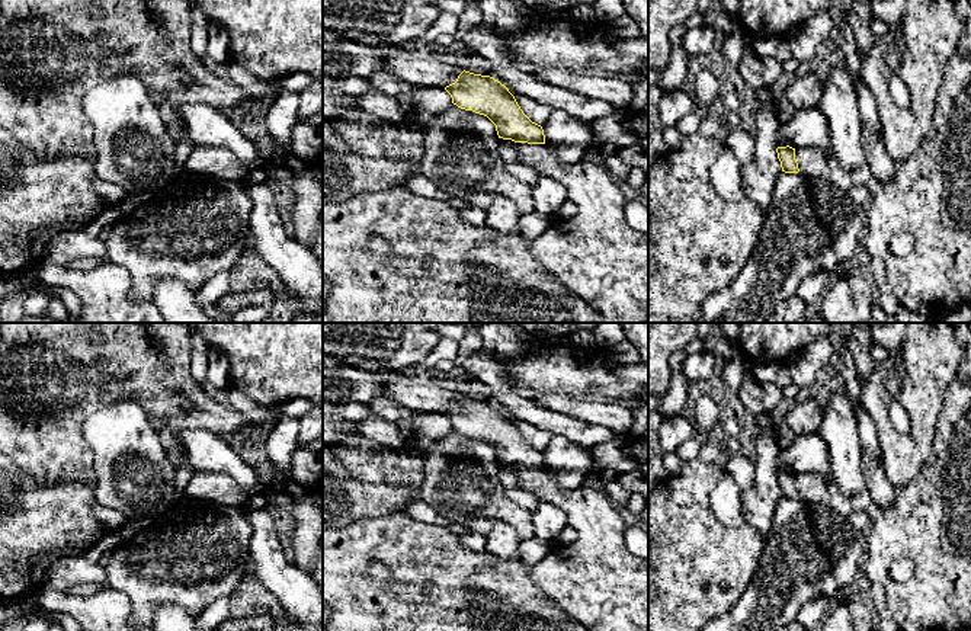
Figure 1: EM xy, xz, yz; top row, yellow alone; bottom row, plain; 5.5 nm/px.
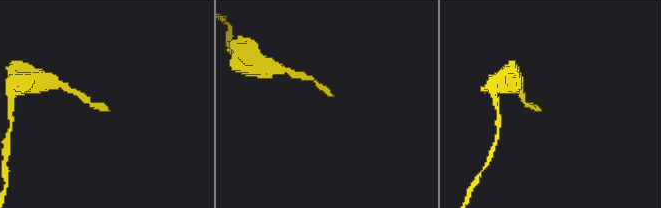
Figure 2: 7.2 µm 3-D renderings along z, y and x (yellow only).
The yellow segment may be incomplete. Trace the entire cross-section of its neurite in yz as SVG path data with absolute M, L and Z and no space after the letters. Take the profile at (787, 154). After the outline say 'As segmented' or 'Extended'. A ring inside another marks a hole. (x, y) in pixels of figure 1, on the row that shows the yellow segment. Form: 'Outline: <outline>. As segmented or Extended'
Outline: M778 147L778 158L781 161L782 172L801 173L805 177L827 177L827 150L813 147L792 148Z. Extended

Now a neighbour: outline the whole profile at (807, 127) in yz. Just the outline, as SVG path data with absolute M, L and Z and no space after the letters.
M818 106L798 109L789 122L779 125L776 148L786 145L821 150L830 147L829 125Z

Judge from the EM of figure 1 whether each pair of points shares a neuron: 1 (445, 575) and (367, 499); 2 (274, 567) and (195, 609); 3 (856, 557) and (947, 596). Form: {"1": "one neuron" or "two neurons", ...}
{"1": "two neurons", "2": "two neurons", "3": "two neurons"}

